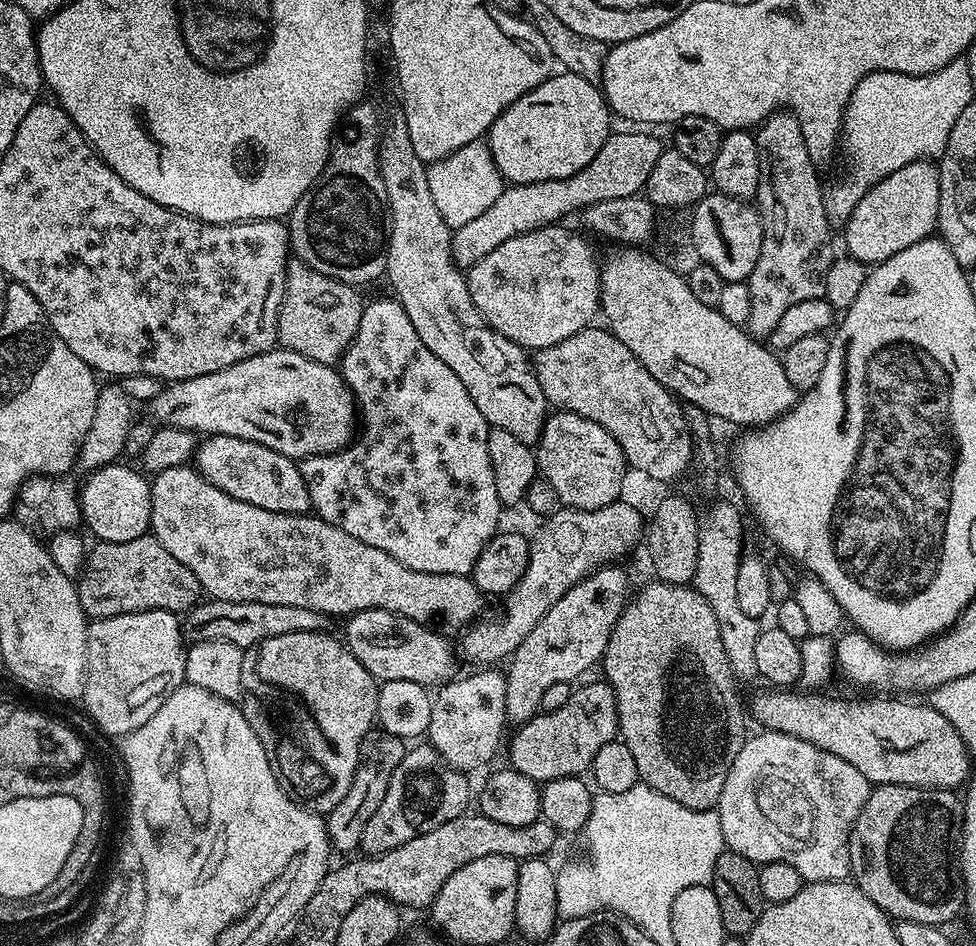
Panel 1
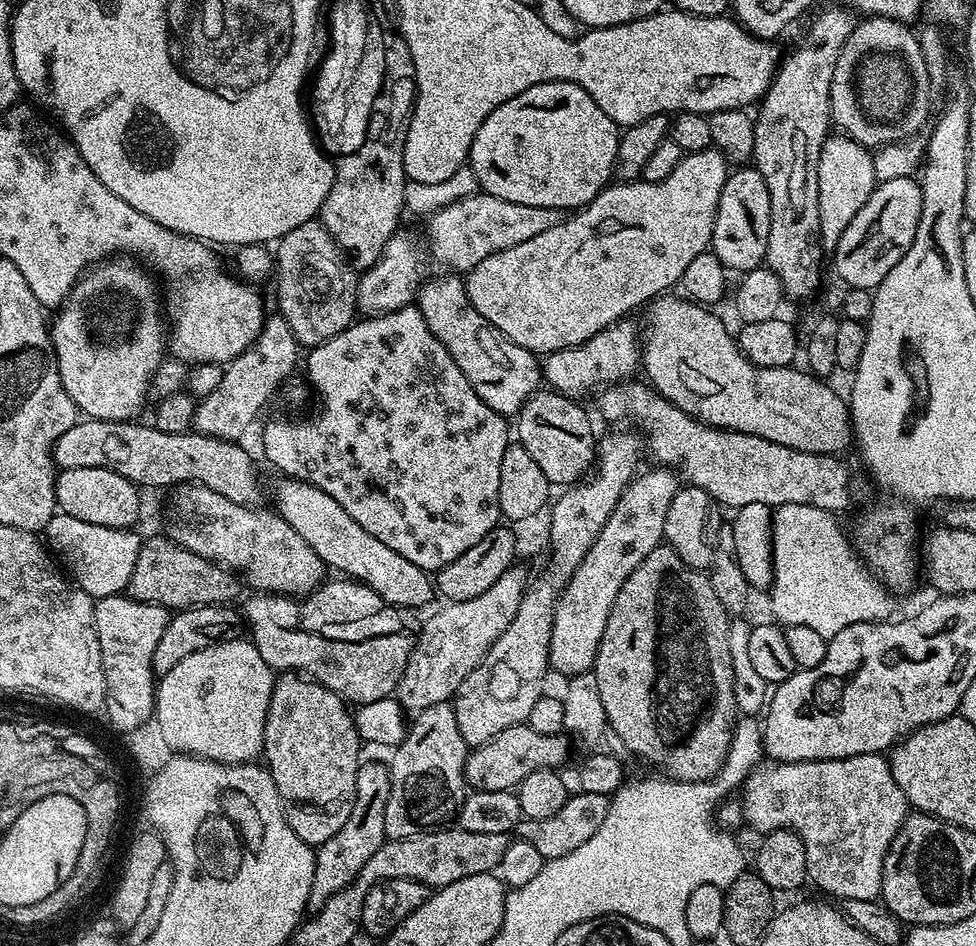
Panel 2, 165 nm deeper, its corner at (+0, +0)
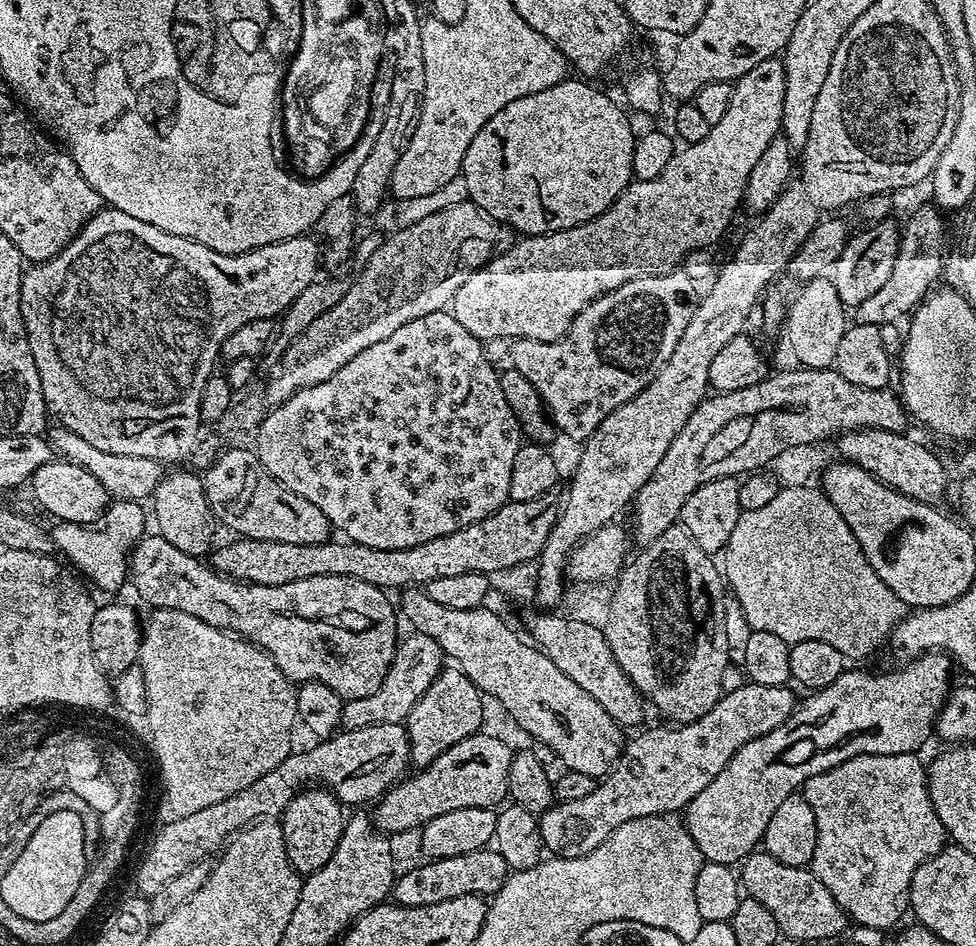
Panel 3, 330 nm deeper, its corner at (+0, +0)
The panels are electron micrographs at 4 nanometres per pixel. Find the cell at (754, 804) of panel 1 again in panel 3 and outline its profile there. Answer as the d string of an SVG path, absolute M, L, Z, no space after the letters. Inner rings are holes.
M916 754L855 756L834 766L834 770L810 778L803 786L803 798L810 802L818 826L818 842L810 867L822 886L834 894L849 921L856 924L895 929L900 915L909 911L908 891L914 872L946 846L944 827L930 802L926 764L920 758Z

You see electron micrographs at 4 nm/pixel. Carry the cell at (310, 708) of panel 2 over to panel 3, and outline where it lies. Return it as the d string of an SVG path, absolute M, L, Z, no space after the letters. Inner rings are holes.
M319 786L305 787L288 803L279 821L290 866L294 866L294 870L300 873L301 877L309 876L314 870L322 870L322 866L330 862L330 854L334 854L342 838L345 823L345 805L337 800L333 792Z

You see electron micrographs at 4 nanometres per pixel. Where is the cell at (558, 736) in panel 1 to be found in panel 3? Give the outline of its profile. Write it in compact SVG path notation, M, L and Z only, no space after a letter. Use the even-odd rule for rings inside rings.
M488 730L462 738L462 742L438 754L434 762L423 765L412 777L409 775L393 784L380 797L374 811L376 827L385 834L408 832L411 828L419 829L430 822L430 818L438 818L438 814L450 814L450 810L462 810L465 806L496 808L503 805L508 796L513 755L514 748L506 741L491 736Z

